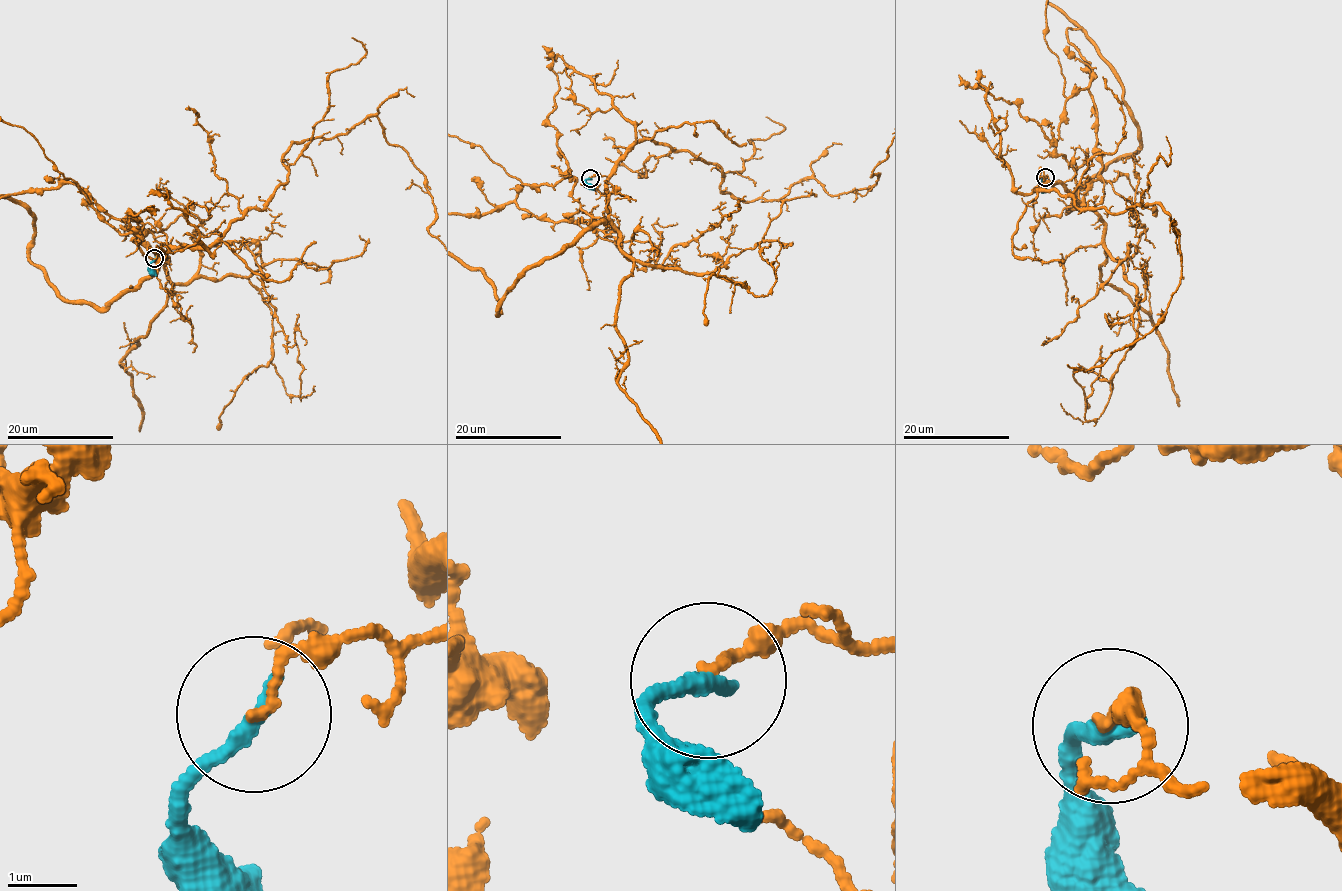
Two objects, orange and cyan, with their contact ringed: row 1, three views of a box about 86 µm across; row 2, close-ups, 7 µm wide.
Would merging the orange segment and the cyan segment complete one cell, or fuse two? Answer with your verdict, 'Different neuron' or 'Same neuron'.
Different neuron

